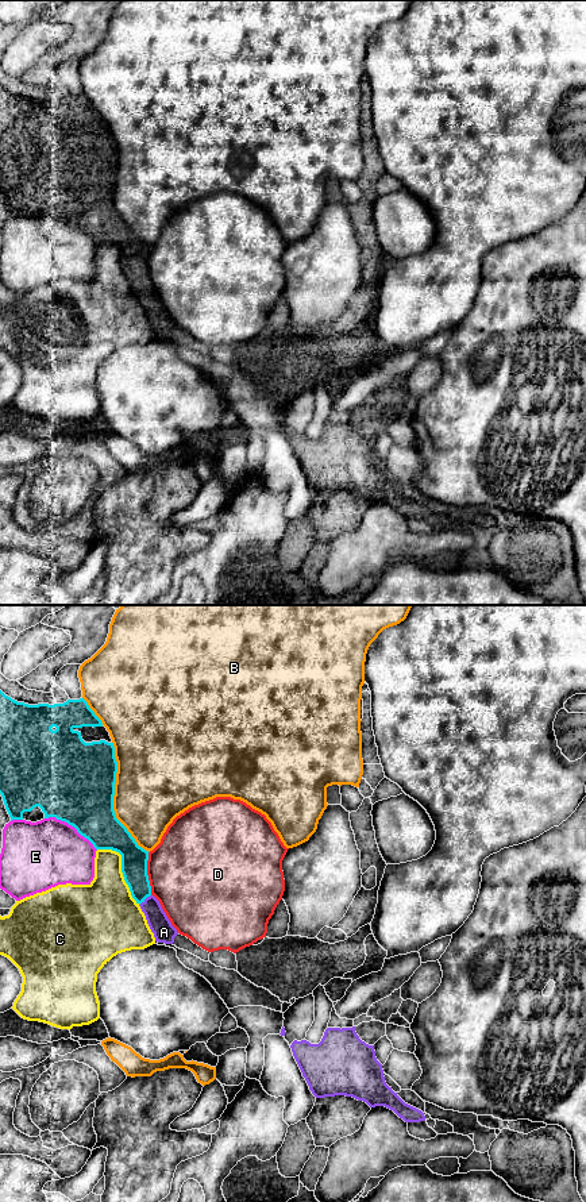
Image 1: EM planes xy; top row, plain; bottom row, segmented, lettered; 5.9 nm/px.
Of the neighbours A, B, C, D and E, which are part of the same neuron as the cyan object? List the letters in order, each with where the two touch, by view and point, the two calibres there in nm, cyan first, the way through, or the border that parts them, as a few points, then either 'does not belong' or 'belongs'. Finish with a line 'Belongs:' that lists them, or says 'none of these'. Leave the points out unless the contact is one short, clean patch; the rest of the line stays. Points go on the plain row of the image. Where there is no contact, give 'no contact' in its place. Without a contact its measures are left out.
A: xy (145, 293) | 160/130 nm | belongs
B: xy (112, 193) | 480/440 nm | does not belong
C: xy (122, 264) | 220/340 nm | does not belong
D: xy (146, 269) | 160/480 nm | does not belong
E: xy (72, 220) | 460/400 nm | does not belong
Belongs: A

